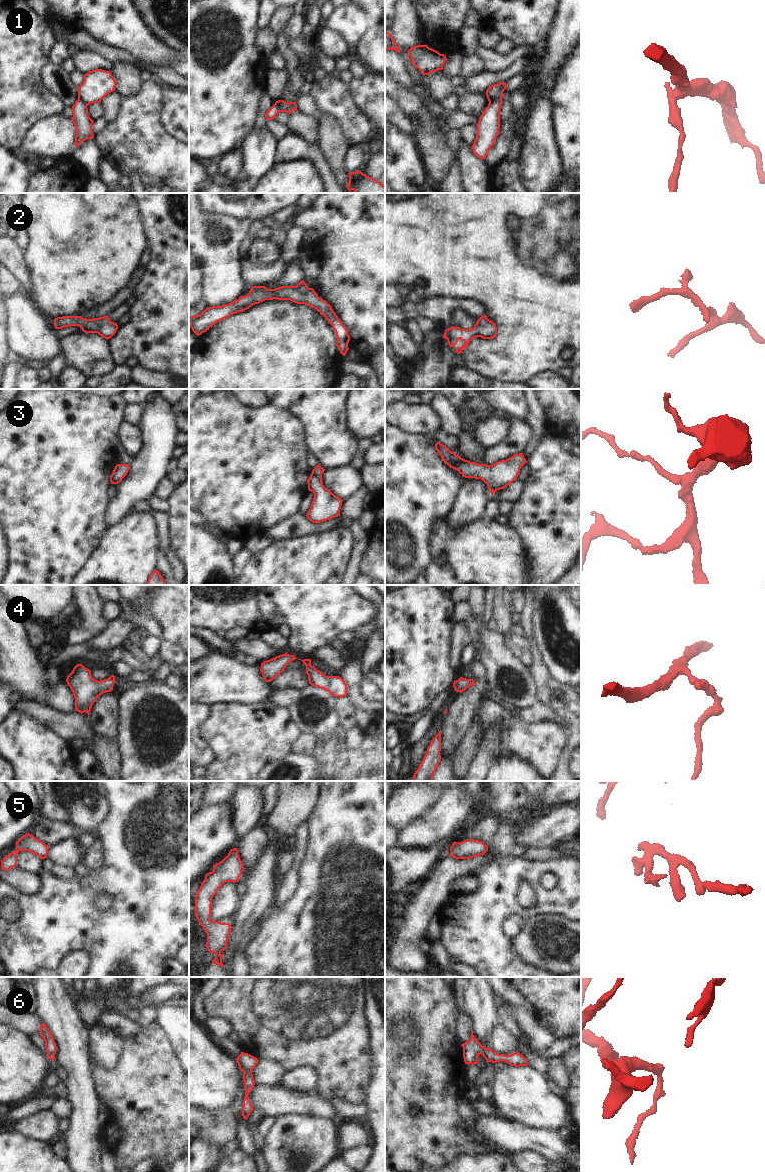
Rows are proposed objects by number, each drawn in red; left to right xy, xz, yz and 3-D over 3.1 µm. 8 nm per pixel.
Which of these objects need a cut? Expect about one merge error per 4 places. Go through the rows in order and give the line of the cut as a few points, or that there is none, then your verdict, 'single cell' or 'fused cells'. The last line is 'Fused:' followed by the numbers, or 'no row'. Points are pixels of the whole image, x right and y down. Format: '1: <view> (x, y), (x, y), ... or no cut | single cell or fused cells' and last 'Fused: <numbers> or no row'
1: yz (501, 97), (489, 103) | fused cells
2: no cut | single cell
3: no cut | single cell
4: no cut | single cell
5: no cut | single cell
6: no cut | single cell
Fused: 1

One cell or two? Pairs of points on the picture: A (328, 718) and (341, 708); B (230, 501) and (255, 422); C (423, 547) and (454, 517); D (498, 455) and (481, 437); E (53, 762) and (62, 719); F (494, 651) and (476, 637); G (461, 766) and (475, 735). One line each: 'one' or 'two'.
A: two
B: one
C: two
D: two
E: two
F: one
G: one

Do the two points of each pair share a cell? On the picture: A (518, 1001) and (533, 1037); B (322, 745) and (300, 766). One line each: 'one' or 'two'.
A: one
B: two

